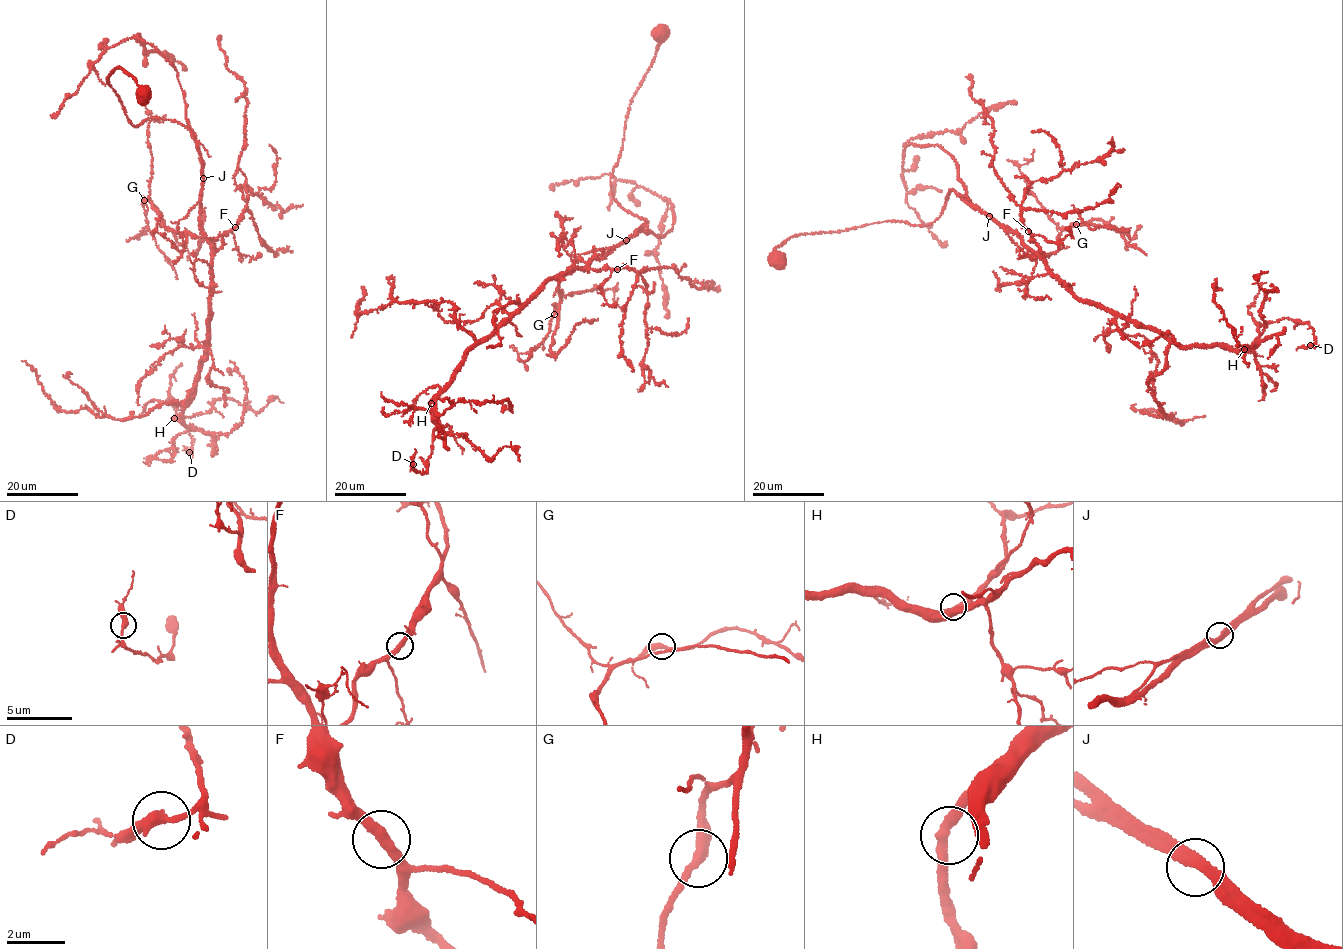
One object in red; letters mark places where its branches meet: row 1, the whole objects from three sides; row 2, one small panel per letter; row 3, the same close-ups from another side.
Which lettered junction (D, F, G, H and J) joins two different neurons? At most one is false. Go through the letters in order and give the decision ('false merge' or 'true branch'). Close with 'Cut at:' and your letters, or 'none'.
D: true branch
F: true branch
G: true branch
H: true branch
J: true branch
Cut at: none

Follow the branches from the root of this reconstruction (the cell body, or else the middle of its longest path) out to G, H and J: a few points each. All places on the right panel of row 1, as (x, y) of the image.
G: (779, 260), (774, 249), (799, 234), (932, 223), (951, 189), (1032, 257), (1056, 251), (1076, 224)
H: (779, 260), (774, 249), (799, 234), (932, 223), (952, 189), (1082, 300), (1180, 346), (1244, 349)
J: (779, 260), (774, 249), (799, 234), (889, 220), (932, 223), (949, 189), (989, 216)

